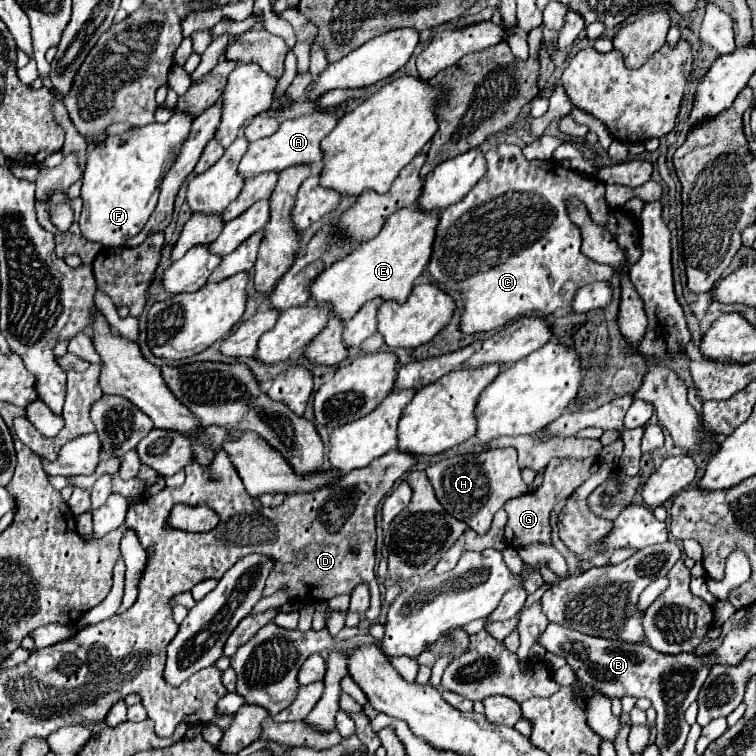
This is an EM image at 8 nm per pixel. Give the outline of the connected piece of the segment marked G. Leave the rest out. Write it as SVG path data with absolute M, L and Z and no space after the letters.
M551 459L545 467L545 481L537 491L525 493L517 499L511 499L505 503L507 511L507 525L505 525L505 541L509 547L527 547L531 543L545 543L551 545L551 525L549 525L549 513L553 505L561 497L569 497L577 487L581 487L599 467L595 465L595 459Z

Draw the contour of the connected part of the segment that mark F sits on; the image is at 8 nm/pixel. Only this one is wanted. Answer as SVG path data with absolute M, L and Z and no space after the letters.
M173 113L165 125L151 123L107 137L87 155L81 187L83 213L79 219L83 237L105 247L121 247L129 237L135 237L145 227L153 207L157 205L159 183L165 171L173 165L181 143L187 139L191 121L193 119L181 113Z

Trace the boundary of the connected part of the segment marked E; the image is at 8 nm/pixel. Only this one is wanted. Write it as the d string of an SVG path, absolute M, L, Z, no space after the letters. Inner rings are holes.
M409 207L395 211L375 239L361 243L353 253L339 259L331 267L325 267L325 271L311 285L311 299L315 303L329 303L333 315L341 321L349 321L371 299L405 303L413 289L413 281L429 263L437 219L439 213L423 213L419 209L411 211Z

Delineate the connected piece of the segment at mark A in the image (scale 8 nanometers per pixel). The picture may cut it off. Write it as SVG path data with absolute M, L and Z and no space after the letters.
M335 107L329 111L319 111L319 113L311 113L299 119L287 119L281 123L279 131L271 137L265 137L261 141L249 143L247 153L243 155L241 163L239 163L239 175L243 179L251 179L257 177L259 173L265 171L283 171L285 167L291 165L301 165L301 163L311 163L311 165L319 165L321 163L321 139L335 127L335 123L339 121L339 117L343 115L343 107Z

